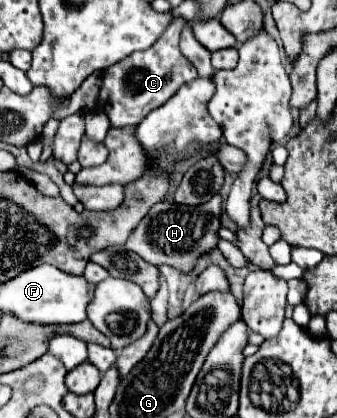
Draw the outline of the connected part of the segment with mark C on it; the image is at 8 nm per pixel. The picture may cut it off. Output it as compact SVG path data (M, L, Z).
M176 19L164 31L164 35L146 51L138 51L128 55L126 59L110 65L102 71L102 87L96 101L96 107L106 113L112 127L128 127L138 125L152 109L164 105L184 83L198 77L196 67L180 55L180 33L186 25L186 19Z

